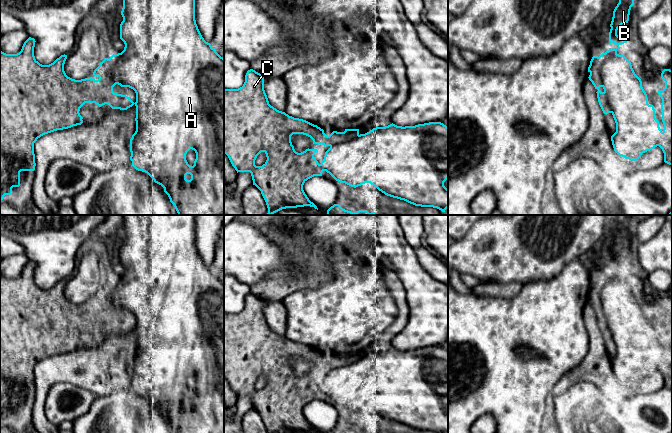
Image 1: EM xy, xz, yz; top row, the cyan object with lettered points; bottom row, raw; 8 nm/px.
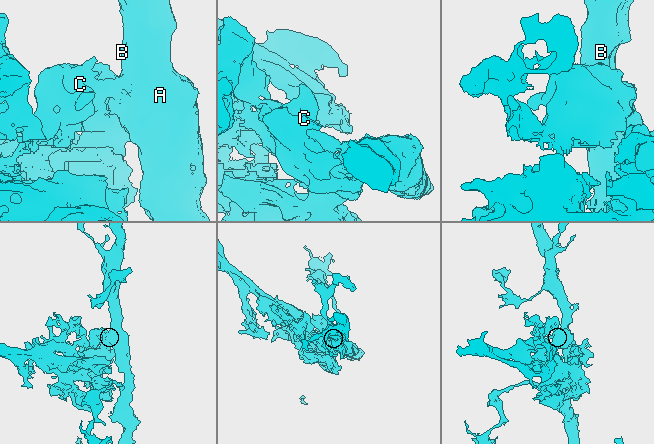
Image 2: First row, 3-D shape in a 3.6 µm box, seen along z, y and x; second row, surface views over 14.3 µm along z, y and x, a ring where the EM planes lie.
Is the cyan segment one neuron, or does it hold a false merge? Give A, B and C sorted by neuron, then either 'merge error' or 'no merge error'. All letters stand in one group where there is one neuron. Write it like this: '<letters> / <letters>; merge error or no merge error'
A B / C; merge error

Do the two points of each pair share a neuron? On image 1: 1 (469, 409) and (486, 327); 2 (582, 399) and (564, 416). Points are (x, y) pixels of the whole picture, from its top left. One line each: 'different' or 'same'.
1: same
2: same

